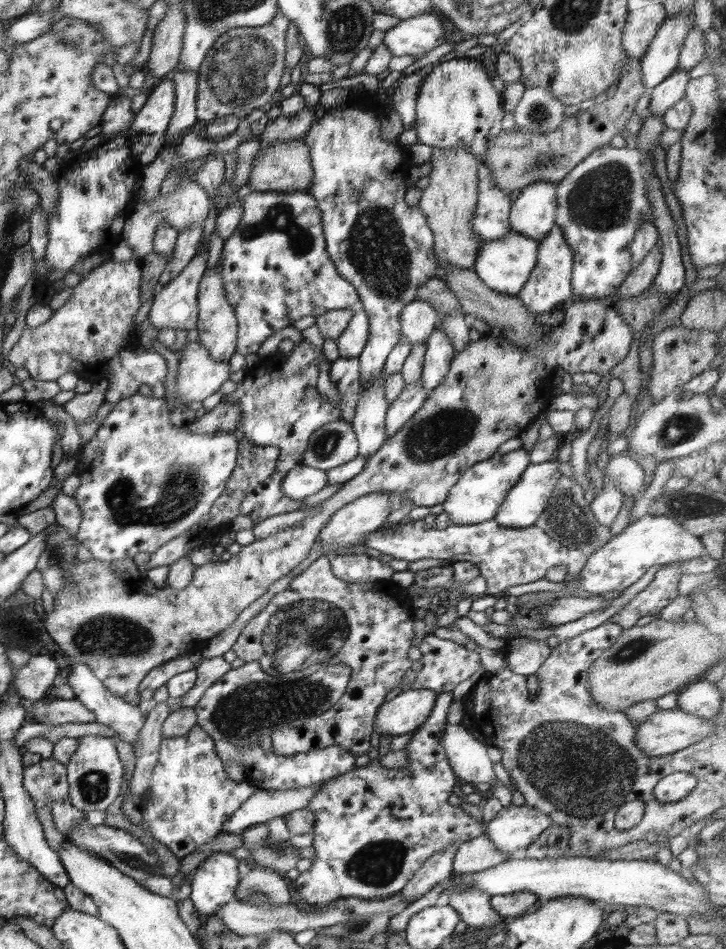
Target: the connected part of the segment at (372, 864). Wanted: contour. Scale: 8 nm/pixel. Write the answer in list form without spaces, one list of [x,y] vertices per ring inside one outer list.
[[[445,692],[436,697],[430,716],[419,726],[405,750],[408,755],[406,768],[385,770],[374,764],[356,768],[340,777],[324,782],[308,803],[308,810],[316,816],[312,833],[316,855],[312,866],[302,872],[295,881],[302,901],[312,908],[321,909],[344,898],[362,900],[386,900],[400,893],[414,877],[417,870],[442,847],[454,841],[466,842],[484,833],[483,822],[464,813],[460,806],[449,804],[449,797],[459,781],[448,763],[442,747],[442,735],[447,725],[448,707],[453,702],[453,693]]]

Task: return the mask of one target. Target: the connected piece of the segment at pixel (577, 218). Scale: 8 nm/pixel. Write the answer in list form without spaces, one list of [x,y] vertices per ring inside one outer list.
[[[603,146],[577,164],[557,185],[557,215],[555,224],[565,233],[565,241],[573,250],[571,286],[576,298],[596,299],[608,302],[616,297],[618,288],[632,274],[632,253],[629,244],[633,241],[642,219],[652,219],[651,204],[646,183],[656,175],[653,156],[640,152],[637,147],[614,148]]]

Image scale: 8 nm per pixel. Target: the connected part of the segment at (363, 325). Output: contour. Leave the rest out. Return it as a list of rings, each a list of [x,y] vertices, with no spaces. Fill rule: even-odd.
[[[366,312],[353,314],[346,330],[335,340],[339,356],[342,358],[358,358],[366,348],[369,334],[368,314]]]

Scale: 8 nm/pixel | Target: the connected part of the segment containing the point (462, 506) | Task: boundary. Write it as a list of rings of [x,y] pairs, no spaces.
[[[522,447],[492,458],[477,462],[467,468],[458,482],[450,489],[448,498],[443,502],[444,511],[454,524],[480,524],[495,518],[510,489],[517,484],[524,471],[530,466],[529,452]]]

